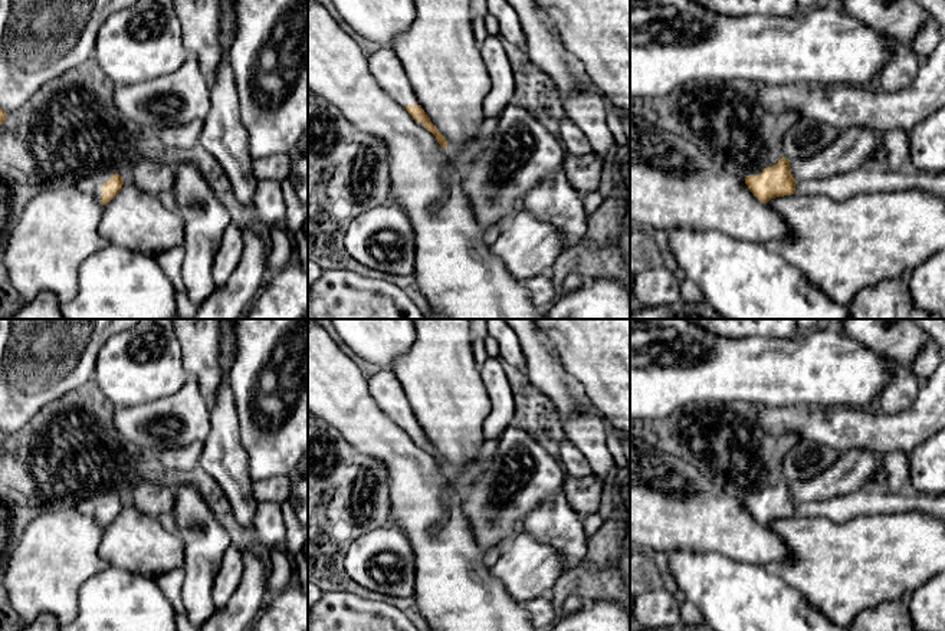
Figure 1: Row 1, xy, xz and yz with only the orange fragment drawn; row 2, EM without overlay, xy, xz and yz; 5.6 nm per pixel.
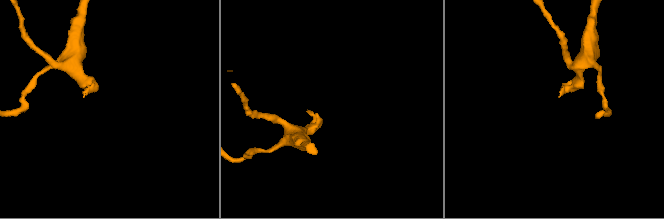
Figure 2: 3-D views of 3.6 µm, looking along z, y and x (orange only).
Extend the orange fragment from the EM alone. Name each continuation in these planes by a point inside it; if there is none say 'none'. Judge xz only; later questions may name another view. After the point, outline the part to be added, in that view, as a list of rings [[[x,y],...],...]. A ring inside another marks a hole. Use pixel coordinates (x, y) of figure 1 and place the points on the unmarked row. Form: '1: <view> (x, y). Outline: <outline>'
1: xz (384, 387). Outline: [[[380,369],[368,378],[368,391],[378,408],[400,428],[420,427],[393,369]]]

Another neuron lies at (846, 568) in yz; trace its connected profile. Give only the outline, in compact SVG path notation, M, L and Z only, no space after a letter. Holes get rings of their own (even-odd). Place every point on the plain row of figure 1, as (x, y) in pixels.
M918 510L859 515L841 523L791 516L768 526L785 543L790 559L764 568L800 591L839 627L849 628L860 612L892 602L945 572L945 519Z

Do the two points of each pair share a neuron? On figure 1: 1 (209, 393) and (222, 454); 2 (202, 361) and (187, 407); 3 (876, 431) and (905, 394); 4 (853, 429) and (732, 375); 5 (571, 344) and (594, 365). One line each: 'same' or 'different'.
1: different
2: different
3: different
4: different
5: same

